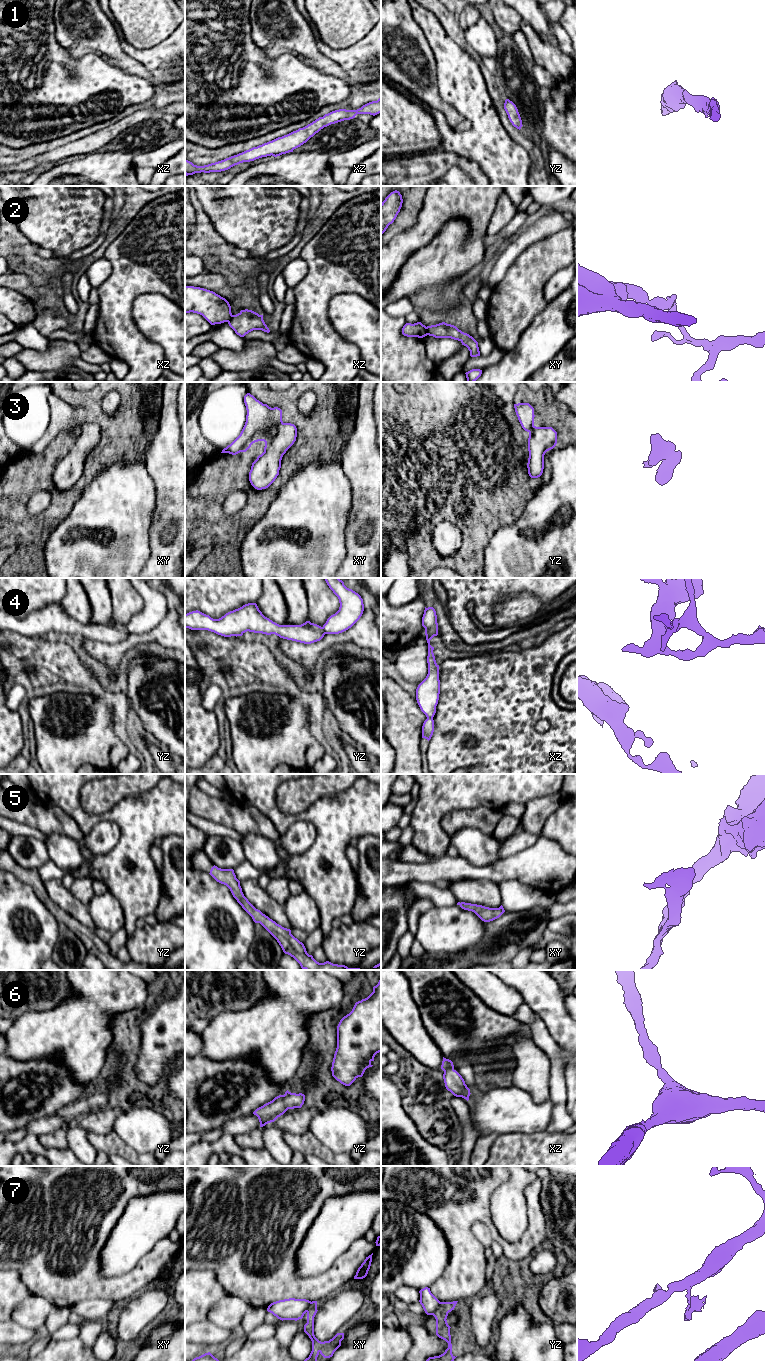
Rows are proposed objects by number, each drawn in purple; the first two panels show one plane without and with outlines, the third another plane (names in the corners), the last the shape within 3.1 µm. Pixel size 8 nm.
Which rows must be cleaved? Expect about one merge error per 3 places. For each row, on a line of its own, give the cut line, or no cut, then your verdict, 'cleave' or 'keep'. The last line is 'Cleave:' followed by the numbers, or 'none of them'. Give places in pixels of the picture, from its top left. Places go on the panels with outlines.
1: cut none; keep
2: cut xy (425, 327), (427, 334); cleave
3: cut none; keep
4: cut yz (321, 627), (325, 633); cleave
5: cut none; keep
6: cut none; keep
7: cut yz (441, 1302), (433, 1315); cleave
Cleave: 2, 4, 7

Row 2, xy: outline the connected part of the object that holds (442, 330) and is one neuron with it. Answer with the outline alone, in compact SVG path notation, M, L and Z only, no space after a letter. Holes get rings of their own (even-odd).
M445 322L426 327L427 335L435 338L451 338L458 340L470 351L471 357L480 356L478 342L469 334L462 332L456 326Z

